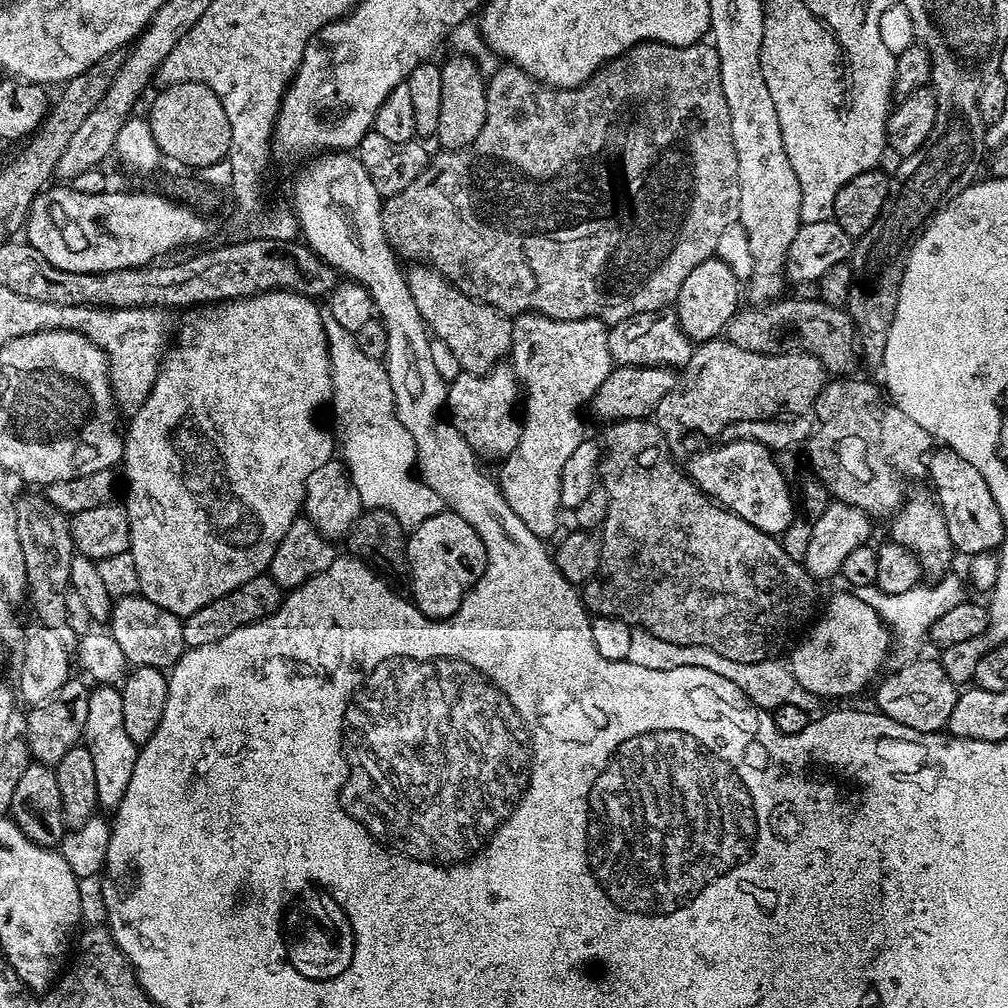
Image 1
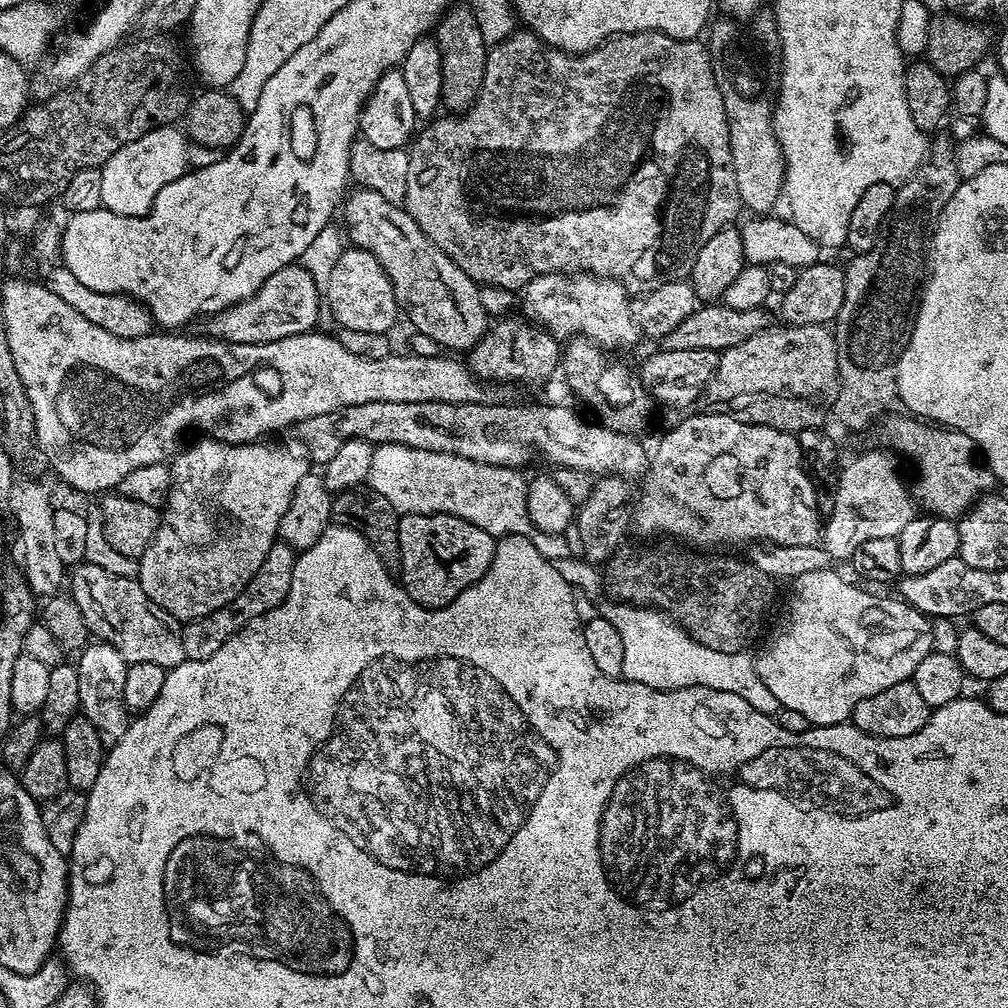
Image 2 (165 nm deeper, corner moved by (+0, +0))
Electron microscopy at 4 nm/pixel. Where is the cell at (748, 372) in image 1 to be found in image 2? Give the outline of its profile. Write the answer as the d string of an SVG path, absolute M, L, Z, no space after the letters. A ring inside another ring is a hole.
M793 324L791 326L769 326L756 332L746 342L720 353L718 370L710 378L702 397L707 405L714 398L732 396L736 392L762 390L778 392L792 390L798 394L812 394L824 398L826 404L836 403L838 386L838 346L831 327L822 324Z

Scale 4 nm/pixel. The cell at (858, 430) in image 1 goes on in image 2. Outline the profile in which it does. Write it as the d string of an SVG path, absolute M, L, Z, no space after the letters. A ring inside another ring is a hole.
M908 414L903 415L889 415L883 421L884 432L888 435L887 447L895 450L901 457L904 455L912 459L917 472L914 499L925 513L944 516L947 520L956 520L963 516L981 496L993 491L993 474L978 459L976 443L967 434L953 432Z

